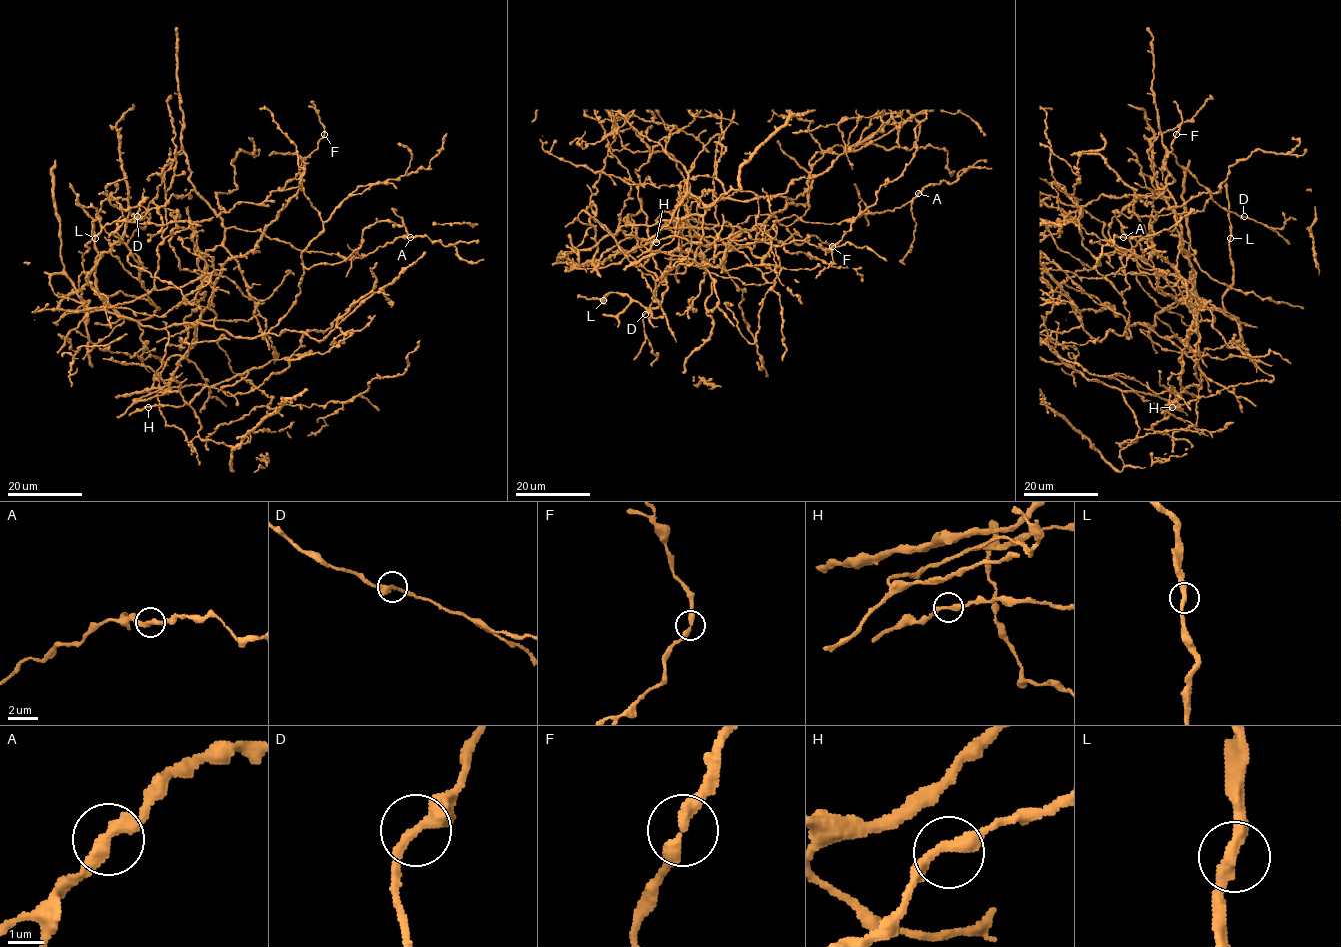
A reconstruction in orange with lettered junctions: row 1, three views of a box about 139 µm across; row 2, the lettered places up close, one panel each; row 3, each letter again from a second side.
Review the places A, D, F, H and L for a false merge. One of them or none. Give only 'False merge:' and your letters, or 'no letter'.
False merge: no letter

